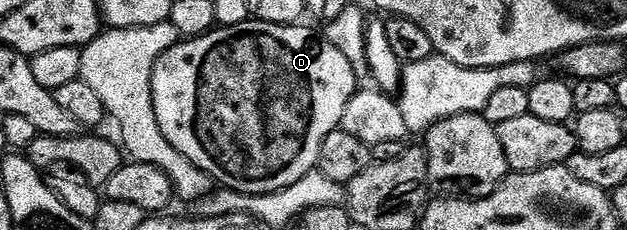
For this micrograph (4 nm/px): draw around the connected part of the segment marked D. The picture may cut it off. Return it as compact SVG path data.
M251 20L235 26L218 26L209 34L202 34L198 38L179 40L171 50L164 52L164 56L160 56L160 60L156 60L156 68L152 72L152 100L156 108L156 120L164 136L168 136L168 144L172 144L176 152L192 160L196 168L208 172L219 187L241 194L271 194L280 188L288 188L288 184L296 184L300 176L315 169L324 140L328 140L331 132L341 127L346 105L359 89L356 73L344 53L334 47L325 36L318 35L317 38L306 24L281 26Z

